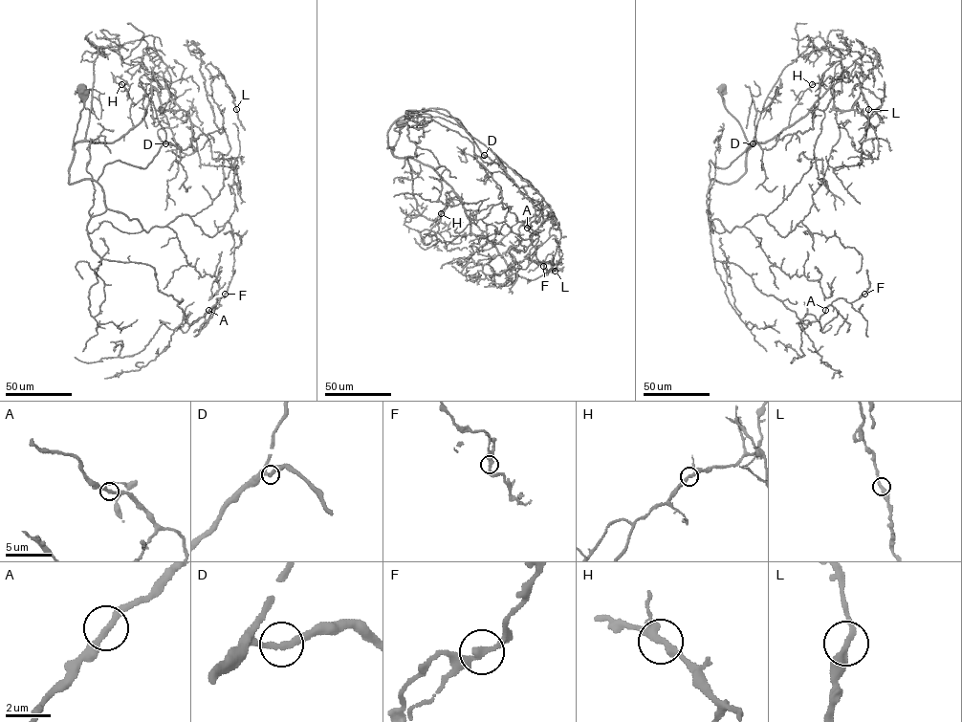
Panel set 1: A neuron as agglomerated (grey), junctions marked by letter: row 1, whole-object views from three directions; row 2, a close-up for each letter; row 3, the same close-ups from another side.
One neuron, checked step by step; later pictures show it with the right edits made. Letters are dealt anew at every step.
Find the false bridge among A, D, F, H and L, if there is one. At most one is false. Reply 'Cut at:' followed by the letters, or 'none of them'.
Cut at: none of them

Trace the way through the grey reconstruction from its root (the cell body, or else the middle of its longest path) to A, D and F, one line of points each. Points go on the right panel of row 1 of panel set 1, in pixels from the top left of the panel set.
A: (721, 87), (750, 148), (736, 180), (709, 185), (713, 257), (739, 266), (804, 324), (825, 310)
D: (721, 87), (724, 106), (750, 148), (736, 180), (710, 180), (710, 161), (726, 168), (753, 143)
F: (721, 87), (750, 148), (736, 180), (709, 185), (715, 260), (739, 266), (804, 324), (837, 298), (864, 294)

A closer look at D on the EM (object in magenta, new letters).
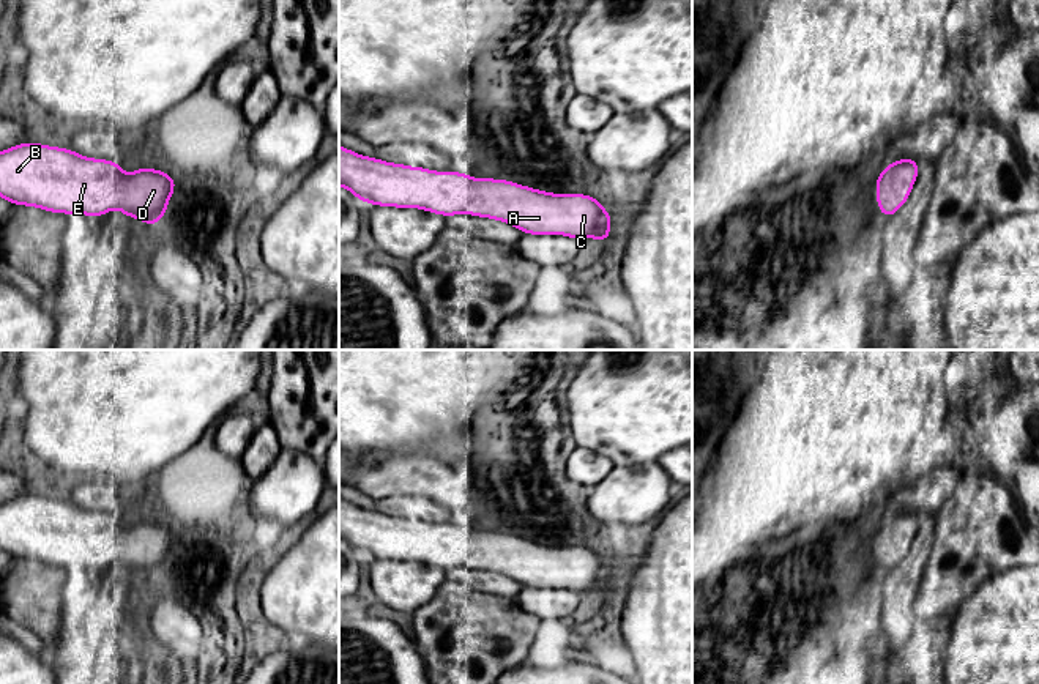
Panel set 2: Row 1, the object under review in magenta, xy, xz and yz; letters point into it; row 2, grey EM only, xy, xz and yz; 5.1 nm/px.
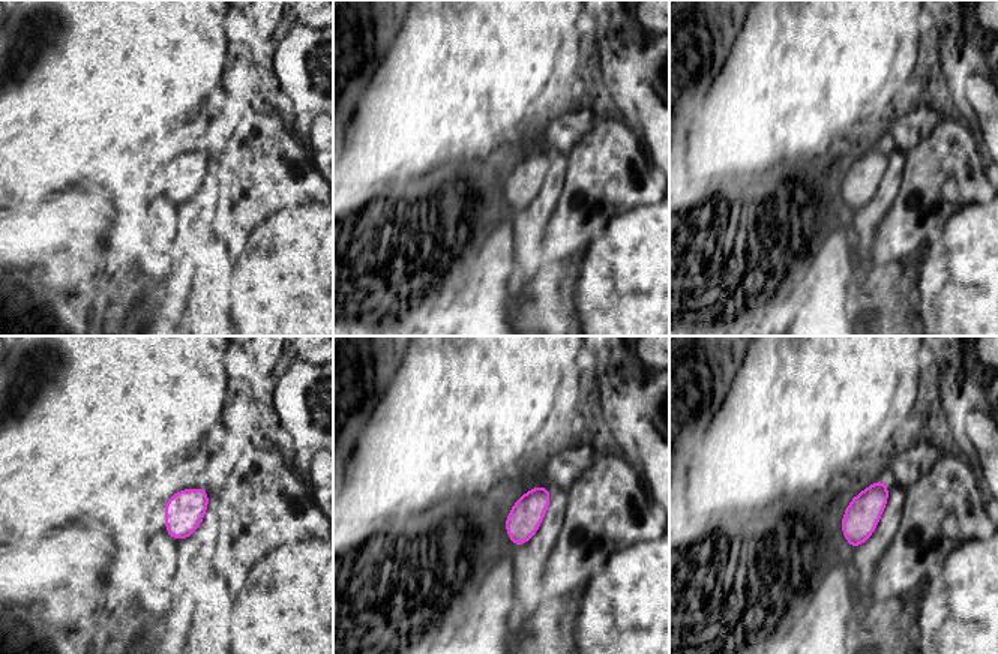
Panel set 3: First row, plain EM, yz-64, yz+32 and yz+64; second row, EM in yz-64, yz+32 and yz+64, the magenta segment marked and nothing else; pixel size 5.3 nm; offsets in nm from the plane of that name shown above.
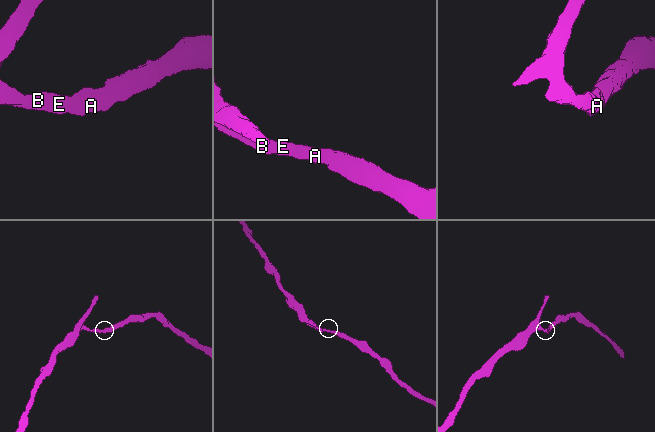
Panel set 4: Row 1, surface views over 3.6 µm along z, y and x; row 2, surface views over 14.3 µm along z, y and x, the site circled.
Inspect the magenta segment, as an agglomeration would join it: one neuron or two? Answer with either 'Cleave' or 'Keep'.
Keep

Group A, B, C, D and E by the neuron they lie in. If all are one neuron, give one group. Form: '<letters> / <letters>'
A B C D E

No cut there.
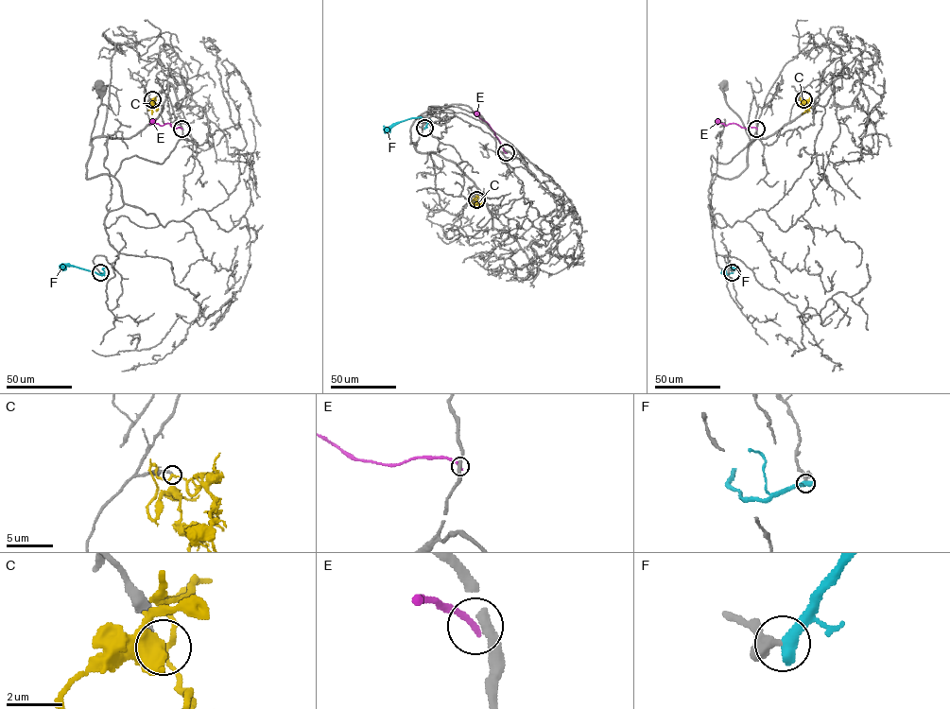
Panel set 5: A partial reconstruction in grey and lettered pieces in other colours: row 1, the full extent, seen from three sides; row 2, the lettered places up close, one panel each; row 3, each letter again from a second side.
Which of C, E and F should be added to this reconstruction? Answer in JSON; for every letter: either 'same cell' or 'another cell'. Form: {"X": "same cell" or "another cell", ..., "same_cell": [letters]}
{"C": "another cell", "E": "another cell", "F": "another cell", "same_cell": []}

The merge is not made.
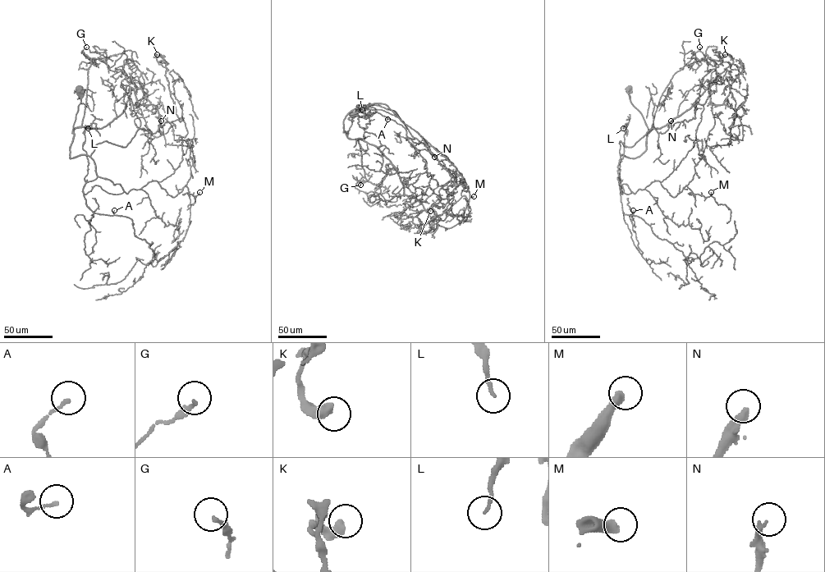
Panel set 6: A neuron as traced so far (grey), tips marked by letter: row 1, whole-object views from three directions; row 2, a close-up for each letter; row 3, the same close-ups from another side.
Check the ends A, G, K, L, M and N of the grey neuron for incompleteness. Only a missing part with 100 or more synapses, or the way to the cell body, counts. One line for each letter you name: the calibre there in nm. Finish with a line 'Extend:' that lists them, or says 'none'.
M: 440 nm
N: 240 nm
Extend: M, N

